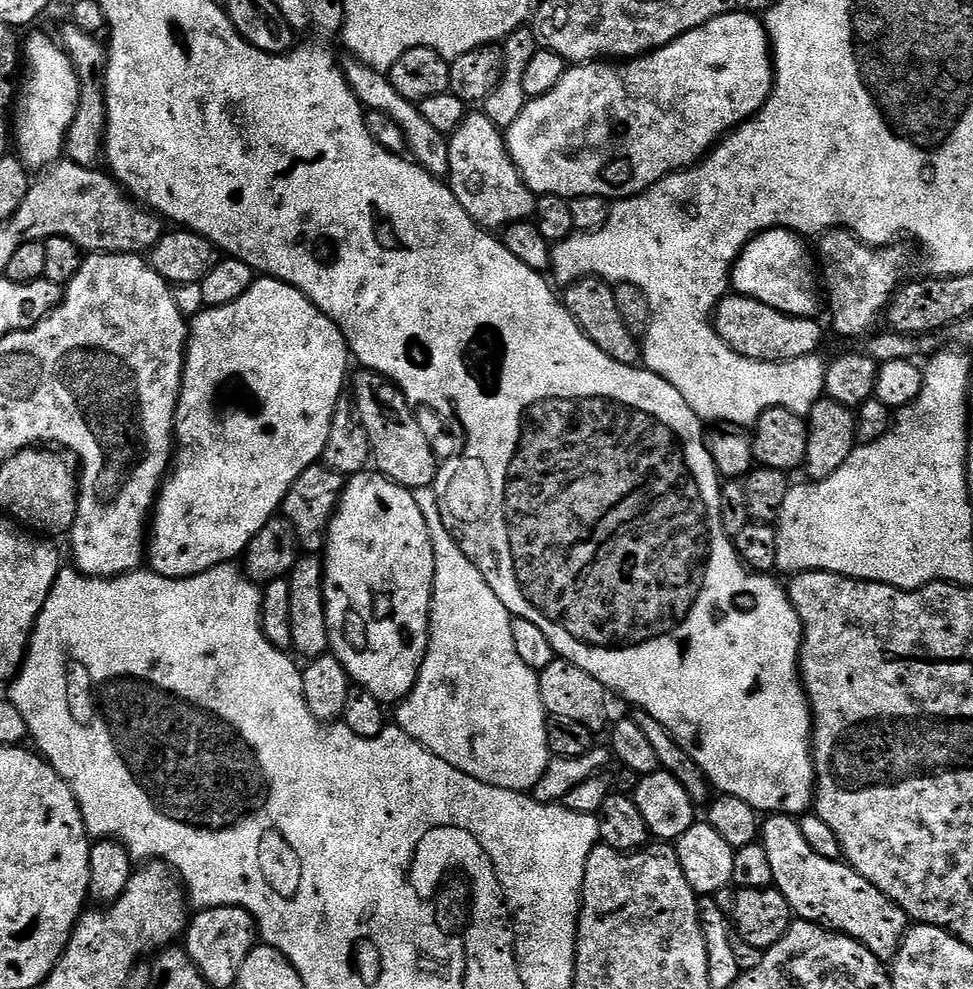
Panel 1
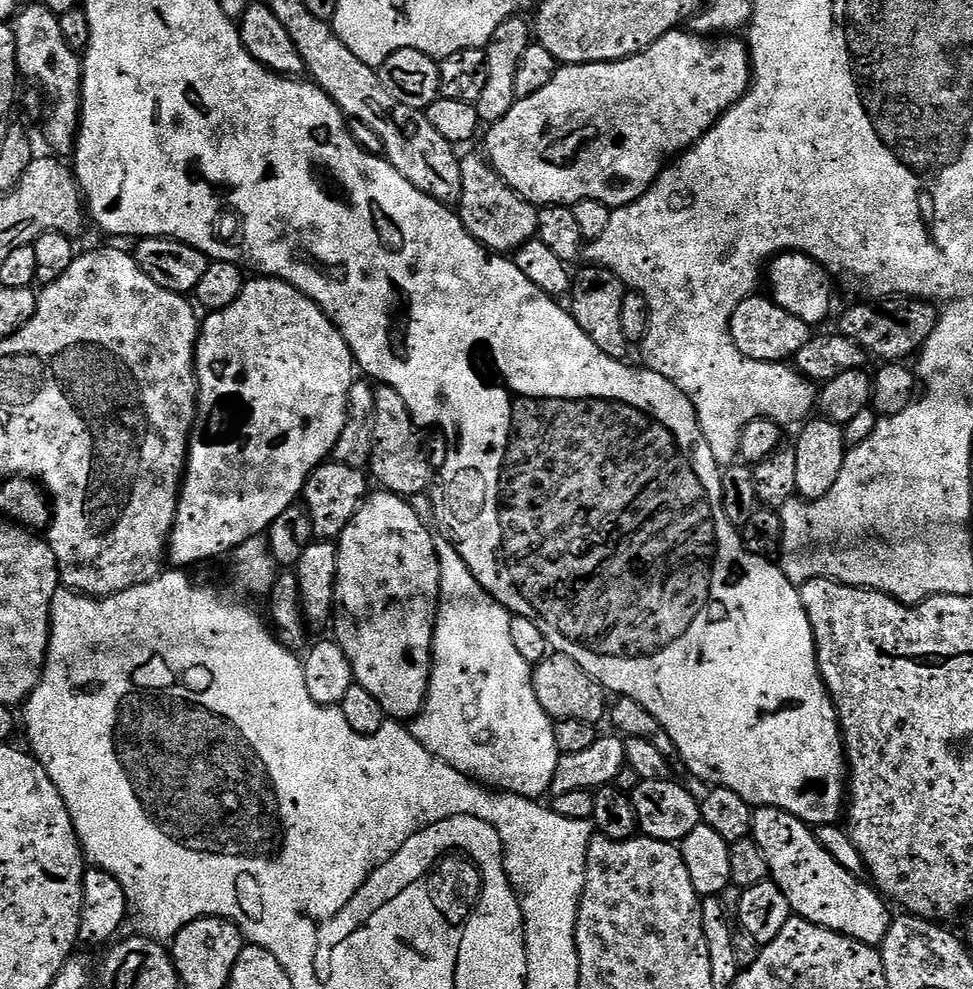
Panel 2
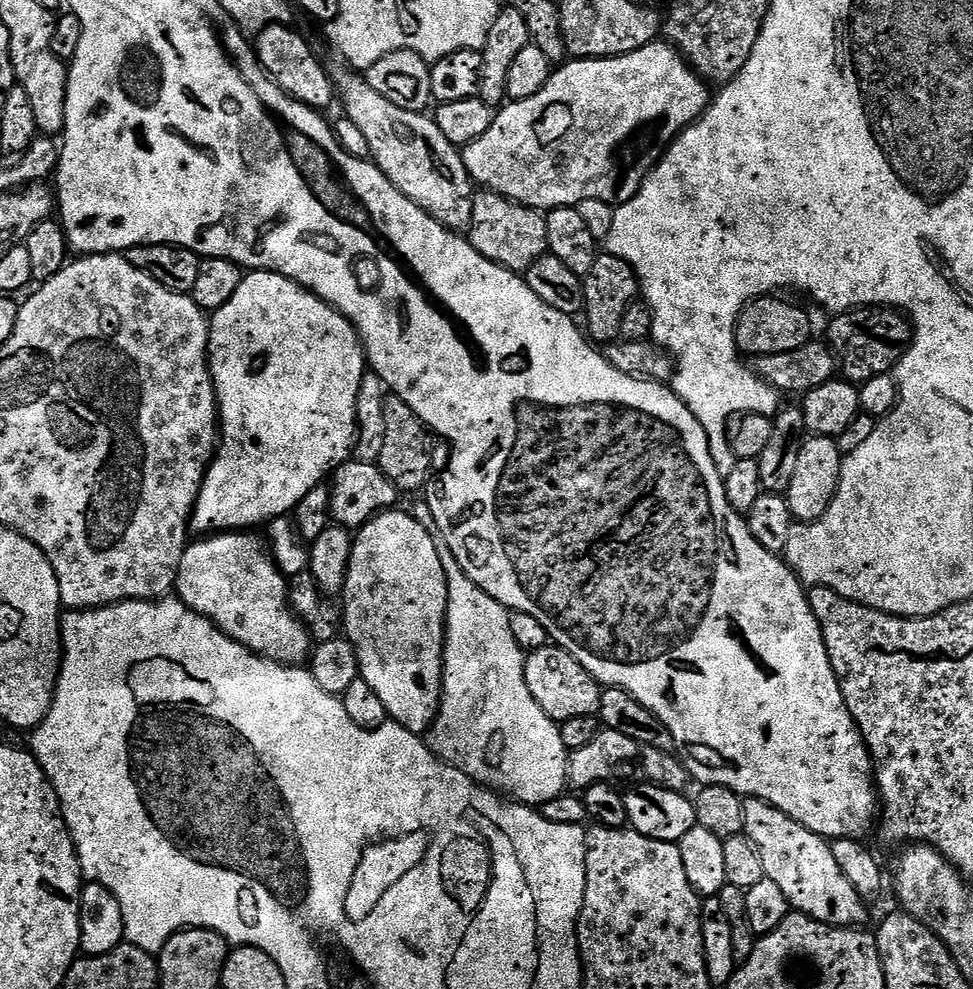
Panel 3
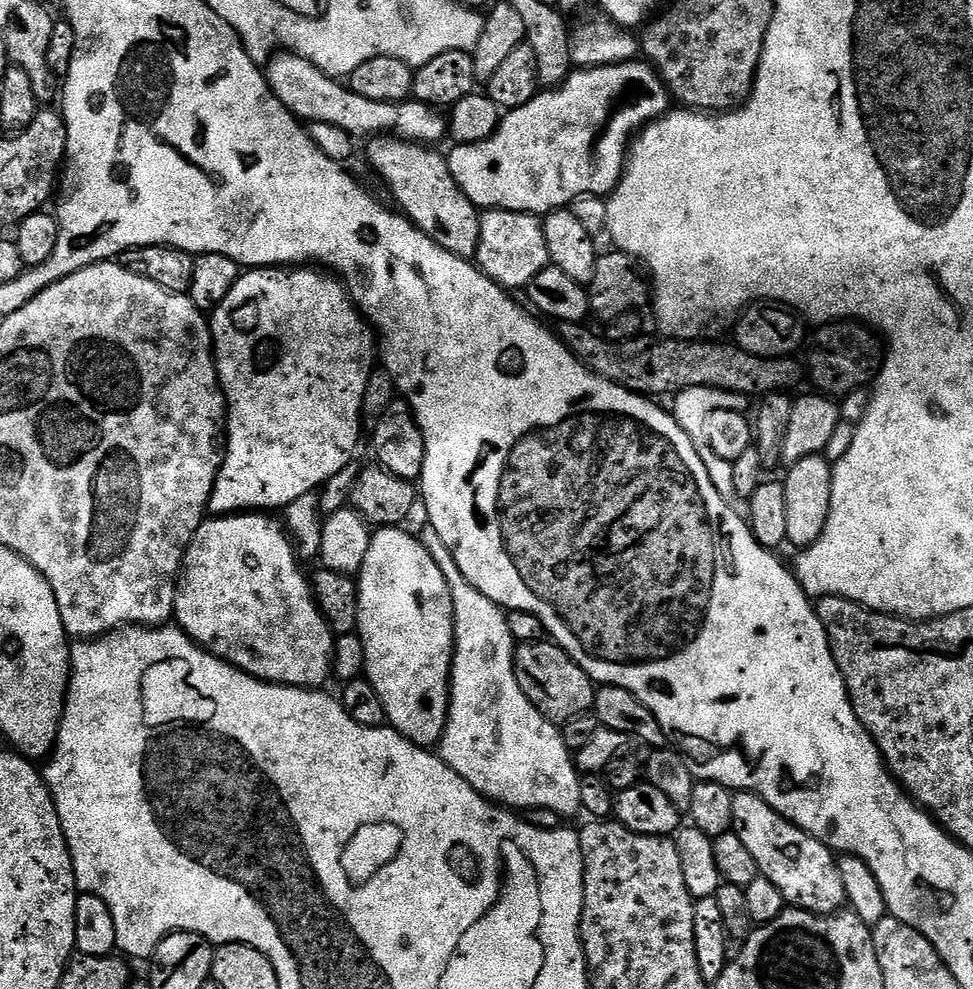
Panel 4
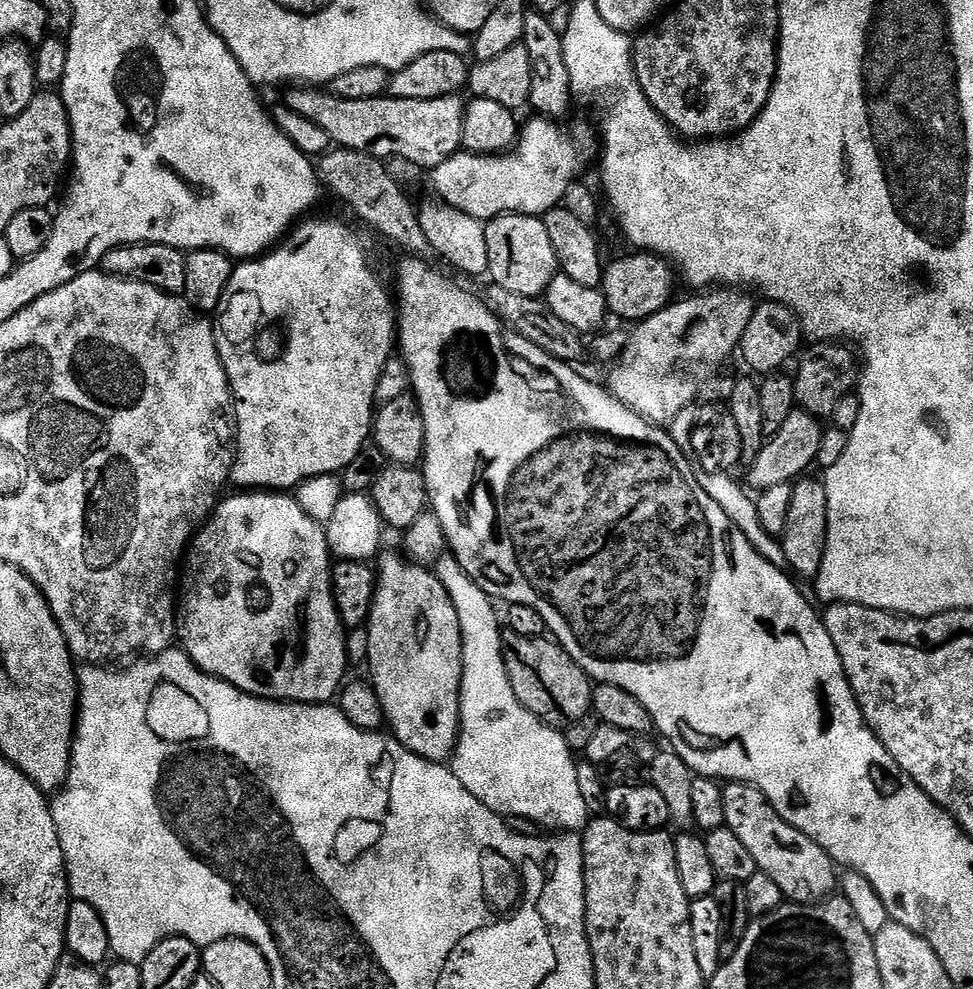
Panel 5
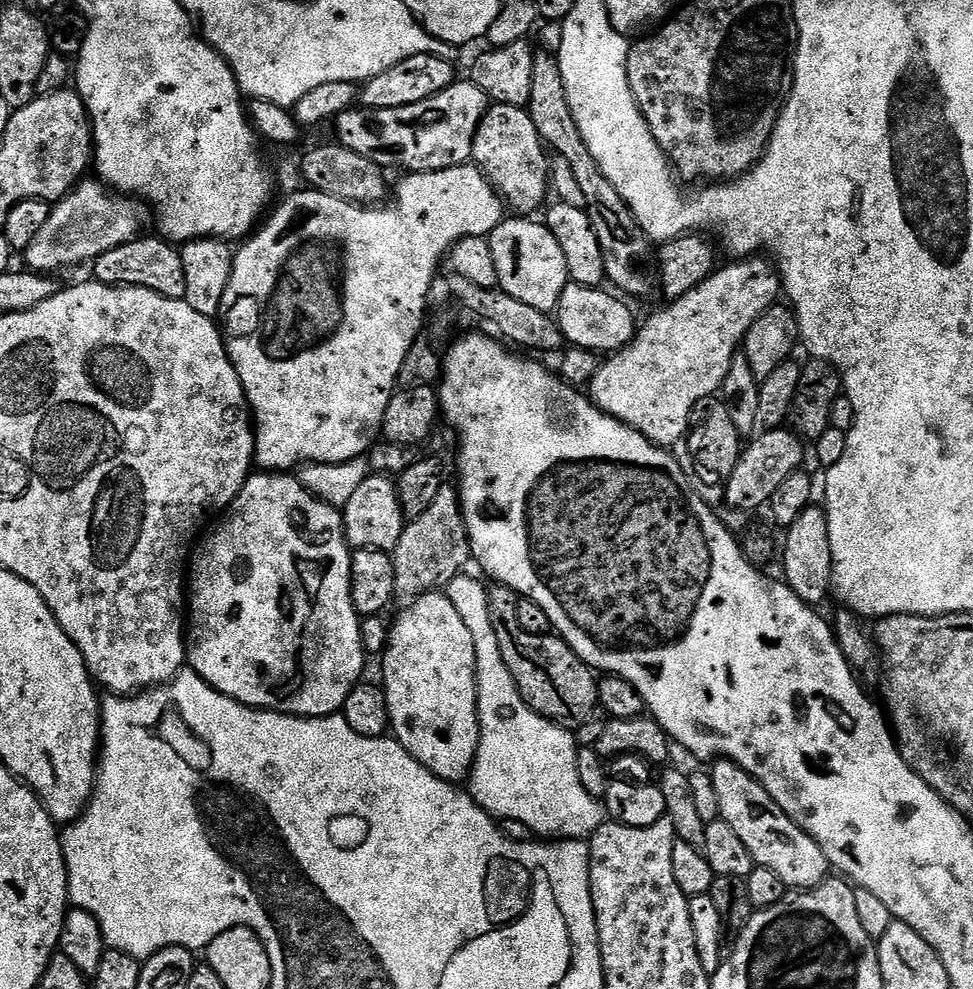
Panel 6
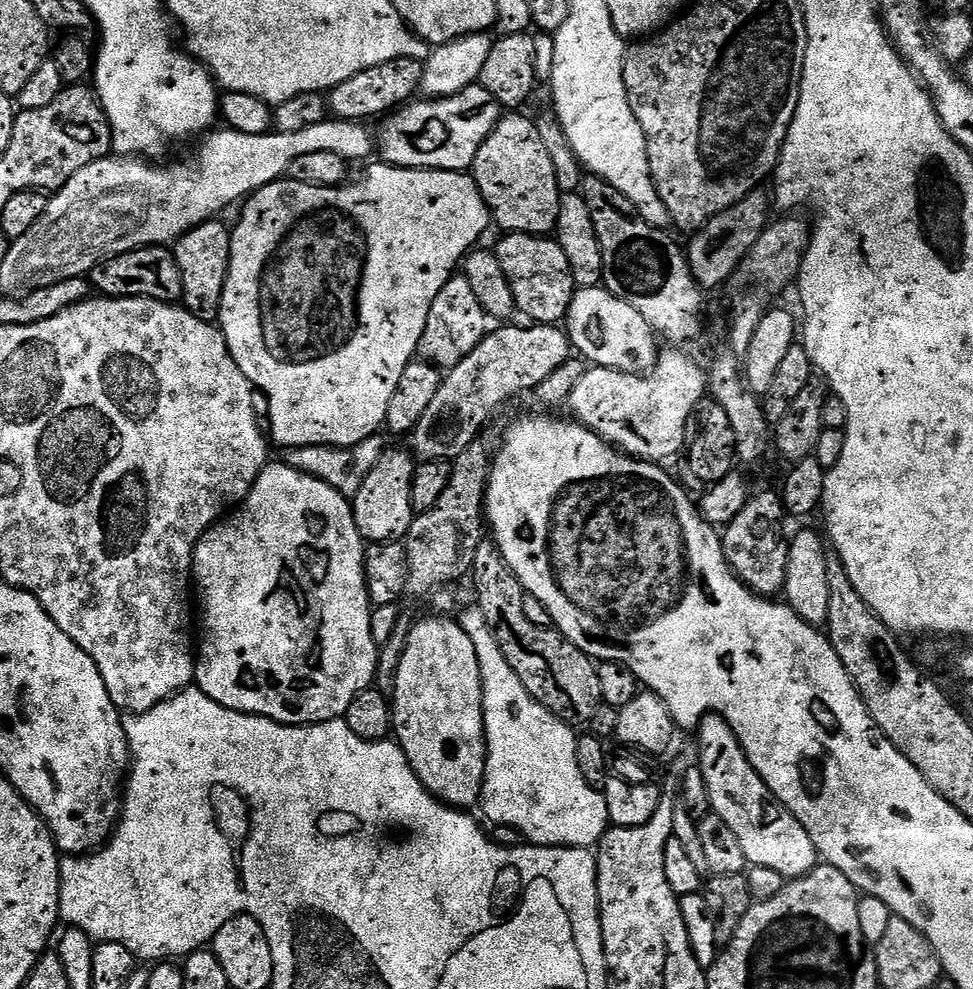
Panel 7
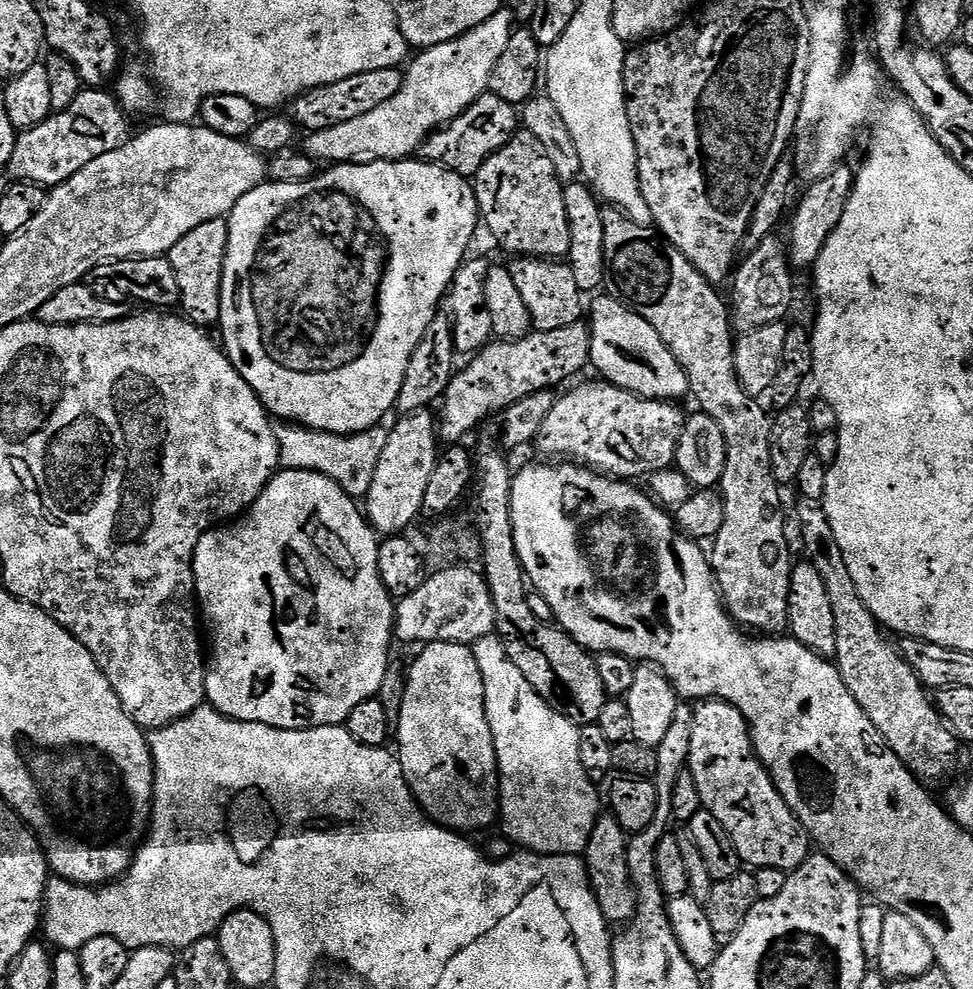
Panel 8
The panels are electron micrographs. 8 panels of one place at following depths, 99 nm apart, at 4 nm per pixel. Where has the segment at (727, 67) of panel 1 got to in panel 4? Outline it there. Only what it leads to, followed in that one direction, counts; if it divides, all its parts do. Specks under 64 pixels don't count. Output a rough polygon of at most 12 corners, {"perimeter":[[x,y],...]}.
{"perimeter":[[647,62],[581,68],[446,159],[481,210],[607,197],[669,111]]}

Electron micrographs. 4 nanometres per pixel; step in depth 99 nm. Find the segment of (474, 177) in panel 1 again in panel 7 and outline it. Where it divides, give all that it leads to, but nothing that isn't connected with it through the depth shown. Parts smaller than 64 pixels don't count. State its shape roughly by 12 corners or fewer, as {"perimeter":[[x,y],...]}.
{"perimeter":[[509,232],[494,255],[519,315],[559,325],[574,291],[548,236]]}

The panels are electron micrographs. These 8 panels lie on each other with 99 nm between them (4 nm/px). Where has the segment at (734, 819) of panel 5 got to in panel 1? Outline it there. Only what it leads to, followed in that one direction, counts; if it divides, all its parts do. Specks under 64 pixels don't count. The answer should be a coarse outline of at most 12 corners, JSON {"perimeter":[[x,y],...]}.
{"perimeter":[[769,815],[774,886],[799,919],[895,960],[910,921],[799,819]]}

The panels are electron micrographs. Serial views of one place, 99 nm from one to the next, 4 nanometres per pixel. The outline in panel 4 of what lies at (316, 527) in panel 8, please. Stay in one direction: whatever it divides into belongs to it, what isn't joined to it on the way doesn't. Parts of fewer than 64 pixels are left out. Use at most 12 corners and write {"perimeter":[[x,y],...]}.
{"perimeter":[[205,519],[174,620],[255,680],[320,690],[334,633],[285,525]]}

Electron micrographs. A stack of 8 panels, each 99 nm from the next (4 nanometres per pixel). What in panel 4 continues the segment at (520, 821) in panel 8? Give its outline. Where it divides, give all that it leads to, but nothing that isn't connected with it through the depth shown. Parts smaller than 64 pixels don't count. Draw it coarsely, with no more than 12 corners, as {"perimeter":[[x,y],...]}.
{"perimeter":[[422,539],[456,611],[440,759],[512,810],[579,813],[561,729],[518,686],[507,615]]}

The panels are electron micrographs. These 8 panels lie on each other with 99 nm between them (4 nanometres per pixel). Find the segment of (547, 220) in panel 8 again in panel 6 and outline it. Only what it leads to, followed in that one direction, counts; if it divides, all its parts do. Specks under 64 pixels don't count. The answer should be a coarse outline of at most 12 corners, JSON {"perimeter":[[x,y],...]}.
{"perimeter":[[492,104],[471,163],[513,213],[550,196],[550,156],[527,108]]}

